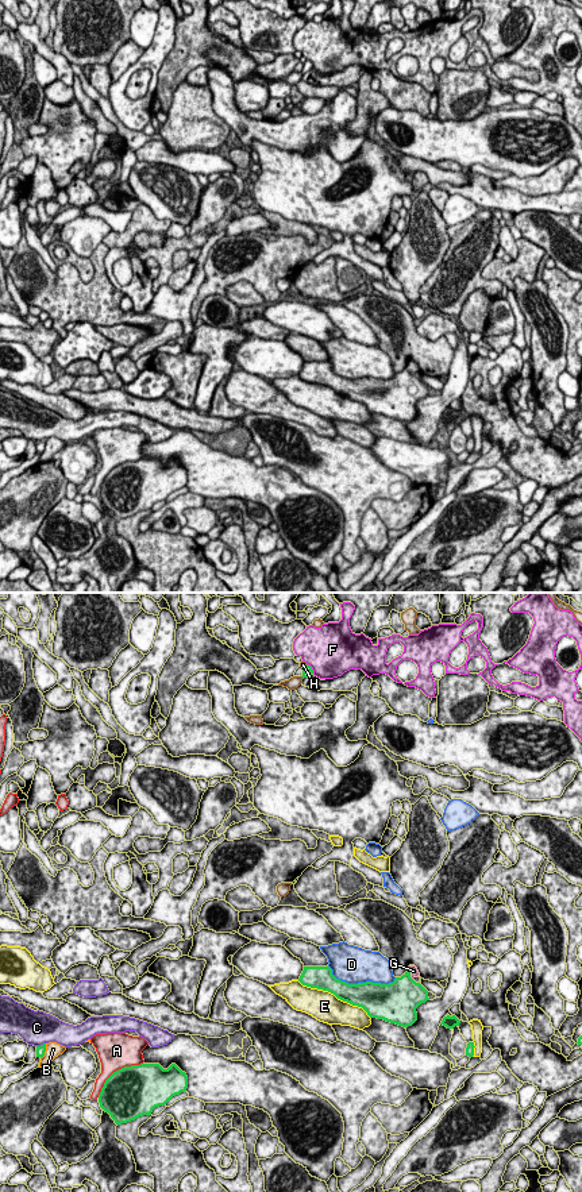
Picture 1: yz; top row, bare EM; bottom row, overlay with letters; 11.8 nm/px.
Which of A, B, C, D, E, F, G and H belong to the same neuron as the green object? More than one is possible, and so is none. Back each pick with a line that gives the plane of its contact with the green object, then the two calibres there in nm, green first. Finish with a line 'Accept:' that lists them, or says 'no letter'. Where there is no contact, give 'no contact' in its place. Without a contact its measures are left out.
G: meets green in yz; 400 nm thick on the green side, 100 nm on the other
Accept: G

